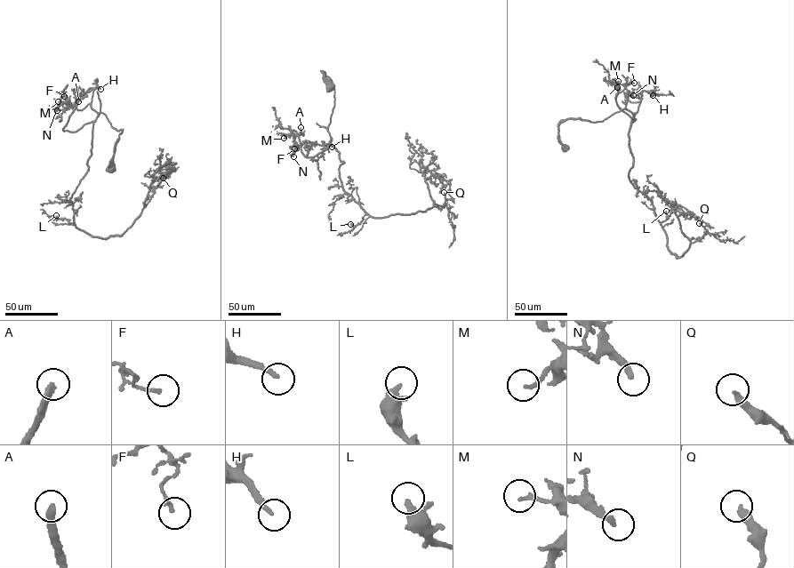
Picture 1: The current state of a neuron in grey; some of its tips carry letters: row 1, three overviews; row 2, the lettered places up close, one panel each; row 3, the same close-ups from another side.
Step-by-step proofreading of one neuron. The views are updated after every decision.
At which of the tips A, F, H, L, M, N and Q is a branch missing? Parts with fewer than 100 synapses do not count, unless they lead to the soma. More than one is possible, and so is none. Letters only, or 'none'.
A, H

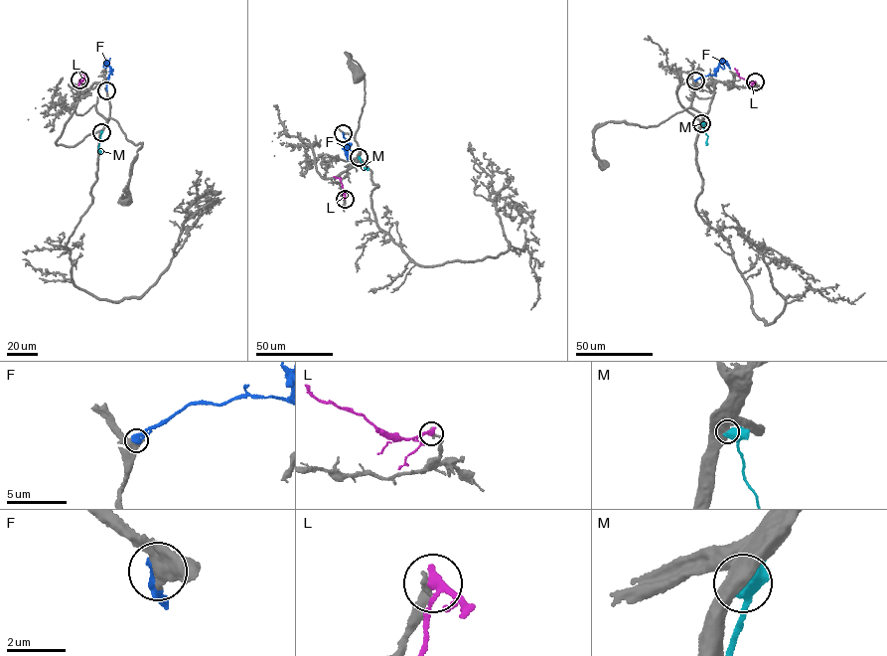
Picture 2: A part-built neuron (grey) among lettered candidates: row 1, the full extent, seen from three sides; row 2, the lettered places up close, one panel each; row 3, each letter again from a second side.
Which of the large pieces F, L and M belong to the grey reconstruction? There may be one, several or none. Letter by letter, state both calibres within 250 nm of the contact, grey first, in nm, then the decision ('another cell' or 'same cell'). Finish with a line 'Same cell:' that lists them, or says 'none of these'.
F: 420 nm thick on the grey side, 440 nm on the other; same cell
L: 180 nm thick on the grey side, 240 nm on the other; another cell
M: 900 nm thick on the grey side, 550 nm on the other; another cell
Same cell: F

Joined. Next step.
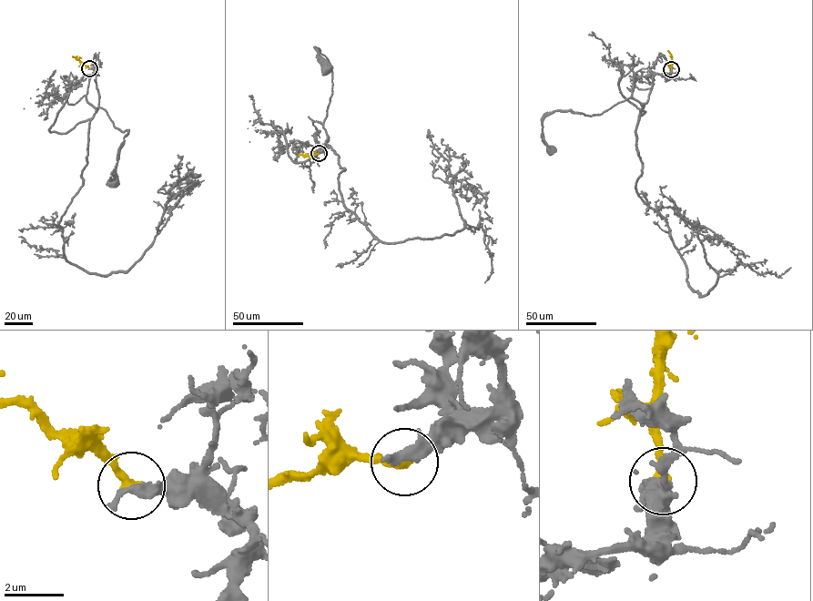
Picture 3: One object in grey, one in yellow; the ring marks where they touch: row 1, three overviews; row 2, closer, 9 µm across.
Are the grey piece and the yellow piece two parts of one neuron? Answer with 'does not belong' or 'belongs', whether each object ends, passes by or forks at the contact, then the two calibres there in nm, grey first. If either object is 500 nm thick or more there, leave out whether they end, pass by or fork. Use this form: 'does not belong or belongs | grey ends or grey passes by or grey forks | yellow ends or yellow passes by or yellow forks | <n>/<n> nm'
belongs | grey ends | yellow ends | 480/340 nm

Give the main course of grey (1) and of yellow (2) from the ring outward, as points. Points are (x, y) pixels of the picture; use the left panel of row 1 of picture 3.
1: (88, 68), (95, 71), (89, 80), (86, 101), (105, 110), (116, 127), (129, 131), (120, 149), (115, 183)
2: (89, 68), (73, 56)

